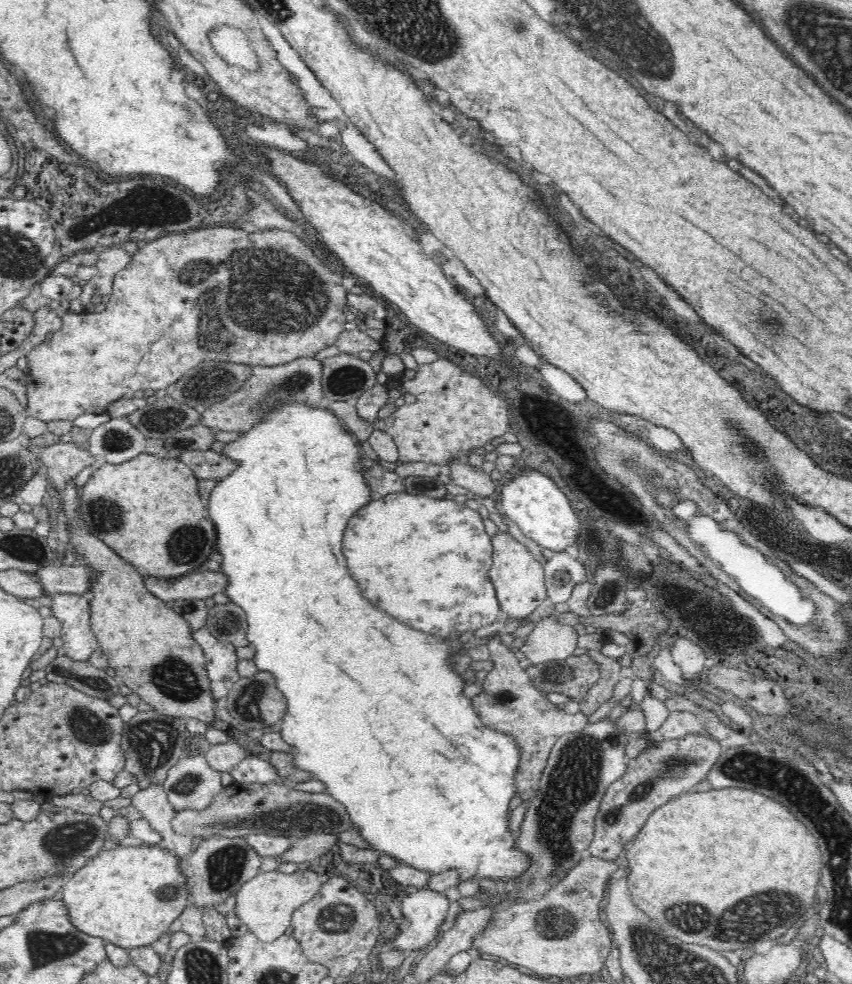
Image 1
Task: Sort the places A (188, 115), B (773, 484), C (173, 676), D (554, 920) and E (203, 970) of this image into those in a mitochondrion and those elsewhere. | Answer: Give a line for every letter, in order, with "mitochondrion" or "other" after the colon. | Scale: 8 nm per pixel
A: mitochondrion
B: other
C: mitochondrion
D: mitochondrion
E: mitochondrion

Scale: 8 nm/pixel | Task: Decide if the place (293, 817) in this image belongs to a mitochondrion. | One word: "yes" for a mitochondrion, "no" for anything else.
yes

